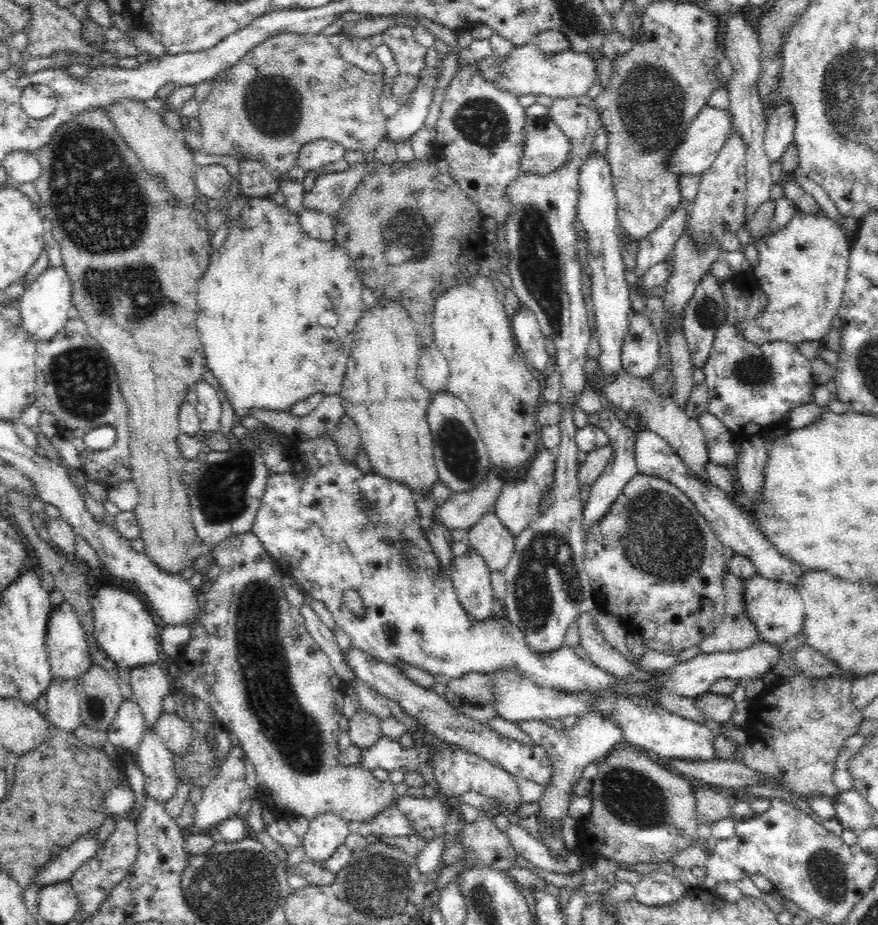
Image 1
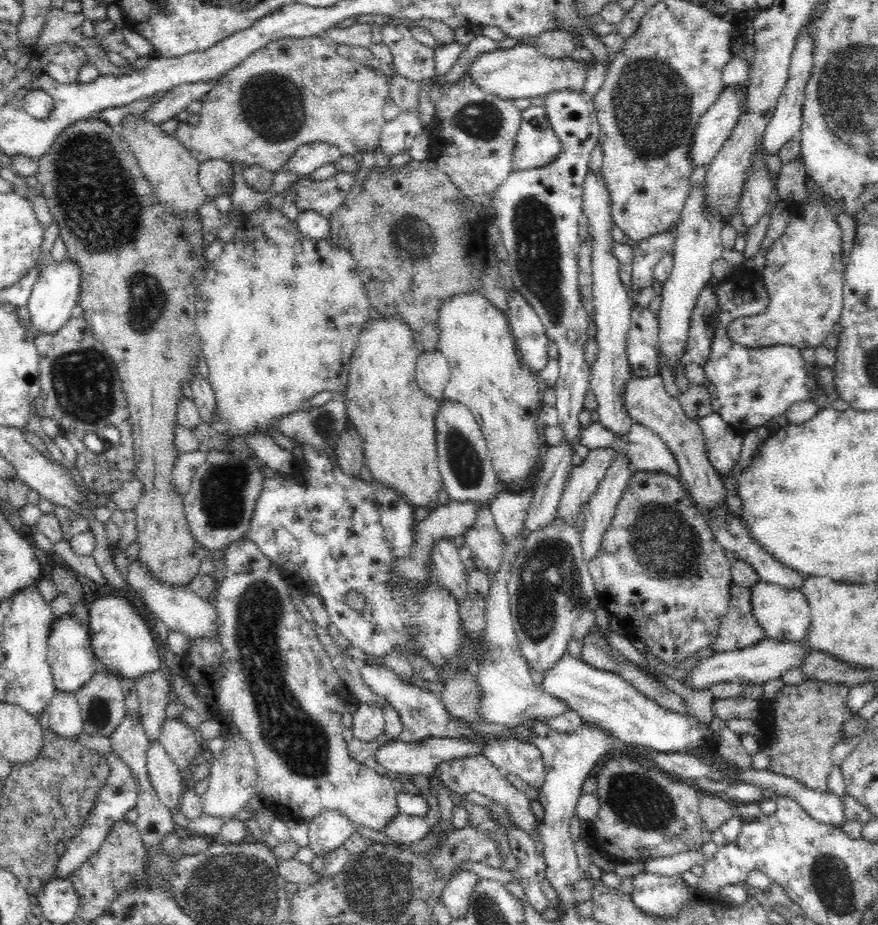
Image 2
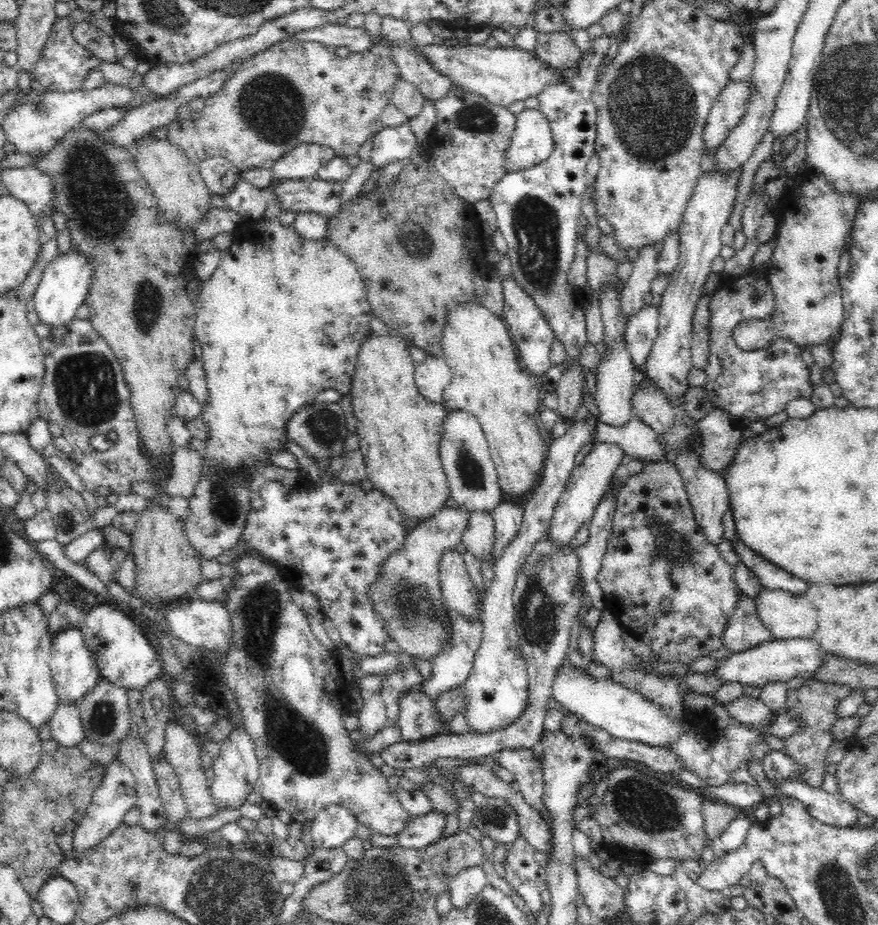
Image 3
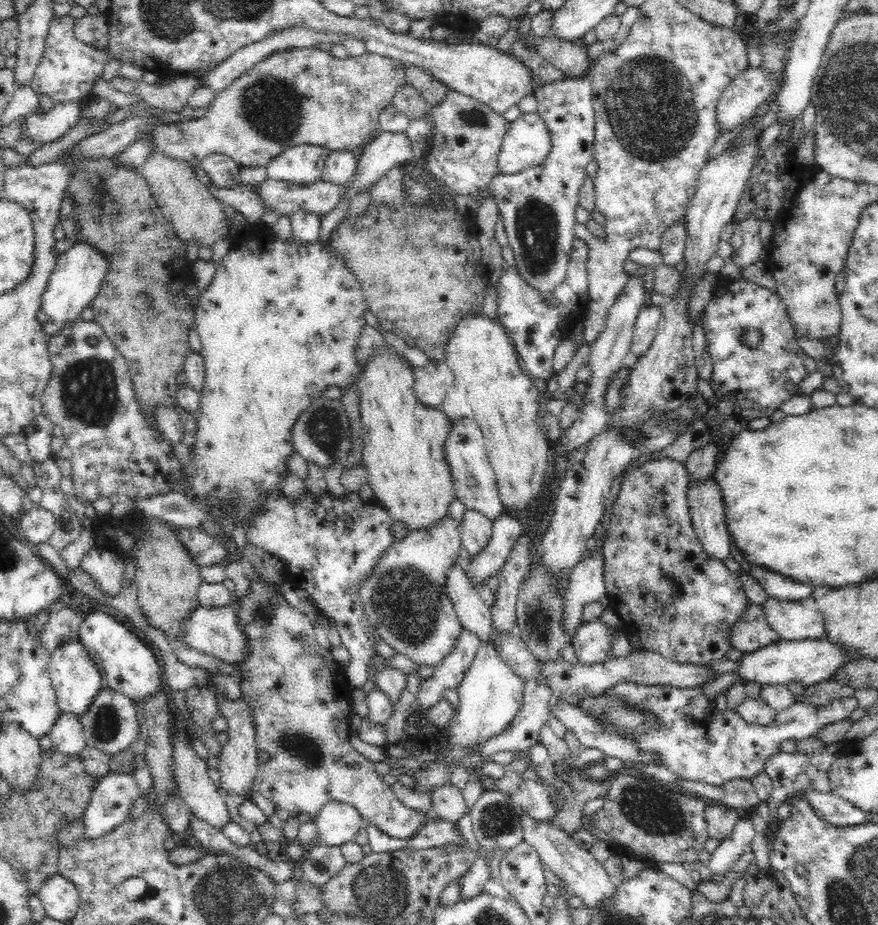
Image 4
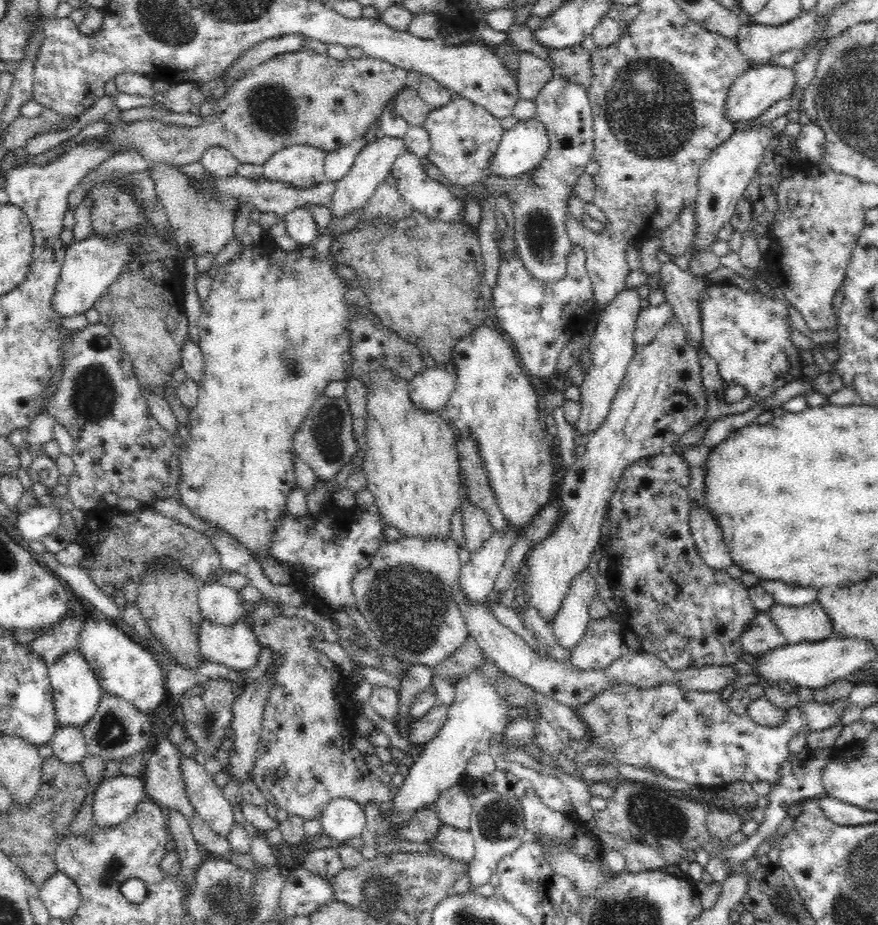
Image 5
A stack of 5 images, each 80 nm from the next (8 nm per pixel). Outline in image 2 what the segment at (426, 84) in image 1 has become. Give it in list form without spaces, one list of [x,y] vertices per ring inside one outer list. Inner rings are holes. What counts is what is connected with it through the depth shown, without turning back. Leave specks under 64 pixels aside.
[[[418,109],[401,111],[395,119],[386,121],[380,132],[378,150],[391,158],[410,149],[414,138],[422,132],[422,120]]]

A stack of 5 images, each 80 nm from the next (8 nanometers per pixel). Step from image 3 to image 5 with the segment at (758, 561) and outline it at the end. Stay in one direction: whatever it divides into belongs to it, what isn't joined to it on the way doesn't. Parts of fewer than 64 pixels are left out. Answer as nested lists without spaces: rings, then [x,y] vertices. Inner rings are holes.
[[[762,581],[758,583],[778,604],[799,607],[817,601],[818,590],[788,585],[782,581]]]

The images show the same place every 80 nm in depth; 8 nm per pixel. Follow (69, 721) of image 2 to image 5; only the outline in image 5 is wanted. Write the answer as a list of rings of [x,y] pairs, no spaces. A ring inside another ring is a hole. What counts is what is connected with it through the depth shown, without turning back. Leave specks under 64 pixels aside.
[[[76,726],[57,728],[49,744],[54,756],[66,765],[80,763],[89,754],[83,730]]]

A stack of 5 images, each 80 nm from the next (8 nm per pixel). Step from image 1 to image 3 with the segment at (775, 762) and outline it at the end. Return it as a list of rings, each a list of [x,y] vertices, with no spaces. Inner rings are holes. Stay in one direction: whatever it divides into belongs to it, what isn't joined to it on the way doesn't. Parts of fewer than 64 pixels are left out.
[[[815,679],[807,680],[800,688],[788,689],[786,692],[786,704],[781,712],[794,710],[795,720],[800,725],[800,732],[792,734],[790,738],[784,738],[782,752],[793,758],[795,762],[803,766],[799,772],[799,780],[812,788],[822,789],[824,770],[826,770],[826,758],[830,746],[835,742],[832,728],[837,716],[837,707],[853,690],[843,684],[821,682]]]

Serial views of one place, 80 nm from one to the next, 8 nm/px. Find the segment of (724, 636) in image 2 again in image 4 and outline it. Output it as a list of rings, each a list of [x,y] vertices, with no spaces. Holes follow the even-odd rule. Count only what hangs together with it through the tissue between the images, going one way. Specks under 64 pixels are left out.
[[[754,603],[747,604],[729,636],[733,648],[742,653],[751,653],[780,639],[767,623],[763,608]]]

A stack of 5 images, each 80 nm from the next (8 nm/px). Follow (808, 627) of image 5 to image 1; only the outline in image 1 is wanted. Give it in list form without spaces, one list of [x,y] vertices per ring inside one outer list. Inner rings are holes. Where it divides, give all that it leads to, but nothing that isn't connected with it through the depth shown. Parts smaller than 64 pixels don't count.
[[[758,572],[750,578],[744,579],[741,583],[746,616],[753,622],[761,640],[781,645],[785,640],[801,632],[805,608],[796,585],[764,578]]]

